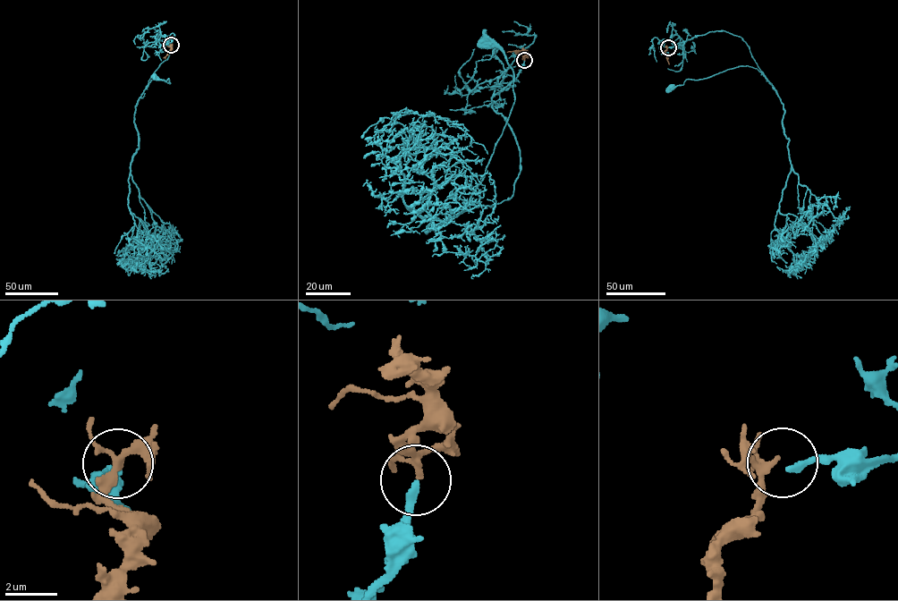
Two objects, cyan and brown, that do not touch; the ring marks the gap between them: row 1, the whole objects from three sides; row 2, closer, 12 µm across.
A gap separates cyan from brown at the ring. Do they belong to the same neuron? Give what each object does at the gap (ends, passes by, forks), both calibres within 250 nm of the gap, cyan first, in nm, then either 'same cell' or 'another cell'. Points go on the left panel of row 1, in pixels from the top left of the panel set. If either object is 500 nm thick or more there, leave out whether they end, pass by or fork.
cyan ends | brown forks | 240/170 nm | same cell

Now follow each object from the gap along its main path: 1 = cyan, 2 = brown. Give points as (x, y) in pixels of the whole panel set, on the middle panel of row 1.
1: (524, 60), (492, 98), (520, 151), (513, 194), (454, 216), (481, 181), (514, 99), (505, 55), (485, 43)
2: (524, 60), (525, 51), (507, 52)

